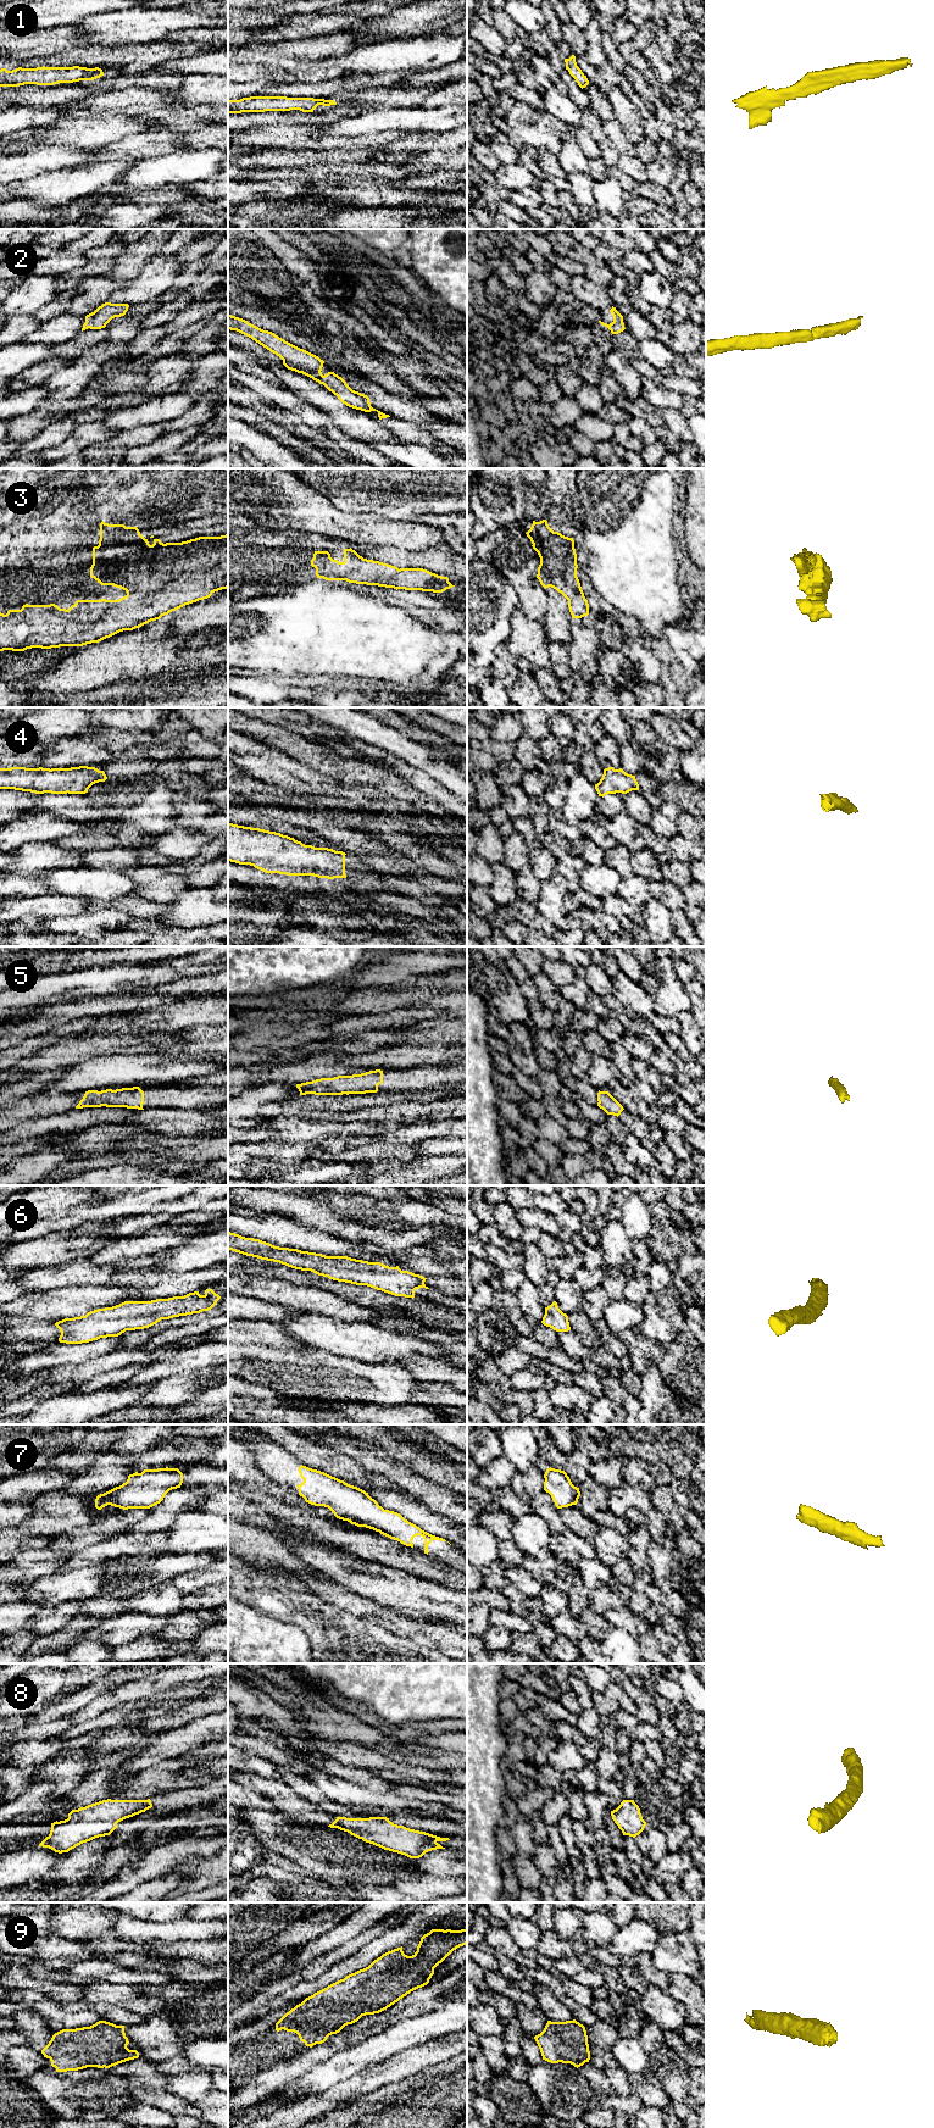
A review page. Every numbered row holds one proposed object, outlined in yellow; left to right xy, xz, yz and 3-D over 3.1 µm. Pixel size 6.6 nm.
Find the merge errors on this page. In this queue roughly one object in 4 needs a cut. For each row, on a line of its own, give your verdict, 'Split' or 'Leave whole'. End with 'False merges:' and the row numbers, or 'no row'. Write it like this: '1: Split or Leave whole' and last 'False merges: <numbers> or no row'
1: Leave whole
2: Leave whole
3: Leave whole
4: Leave whole
5: Leave whole
6: Leave whole
7: Leave whole
8: Leave whole
9: Leave whole
False merges: no row

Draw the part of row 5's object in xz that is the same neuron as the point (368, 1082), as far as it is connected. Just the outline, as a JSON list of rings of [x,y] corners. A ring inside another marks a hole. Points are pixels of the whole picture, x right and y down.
[[[376,1069],[361,1074],[321,1078],[296,1084],[300,1095],[343,1095],[377,1093],[383,1083],[383,1071]]]

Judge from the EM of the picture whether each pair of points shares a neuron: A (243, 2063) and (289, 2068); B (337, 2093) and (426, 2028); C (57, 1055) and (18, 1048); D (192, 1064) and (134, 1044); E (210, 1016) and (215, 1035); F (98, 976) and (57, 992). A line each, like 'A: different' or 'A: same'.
A: different
B: different
C: different
D: different
E: different
F: same

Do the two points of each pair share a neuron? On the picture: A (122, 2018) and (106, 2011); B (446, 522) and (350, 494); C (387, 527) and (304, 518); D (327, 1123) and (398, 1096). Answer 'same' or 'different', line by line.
A: same
B: different
C: same
D: different

